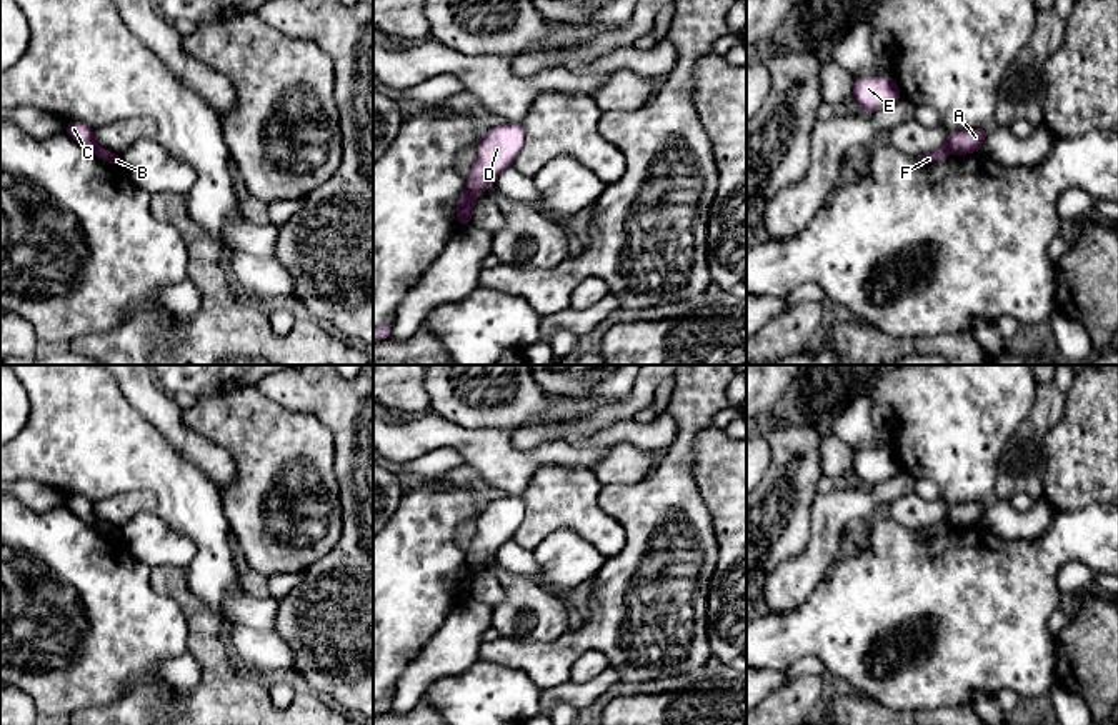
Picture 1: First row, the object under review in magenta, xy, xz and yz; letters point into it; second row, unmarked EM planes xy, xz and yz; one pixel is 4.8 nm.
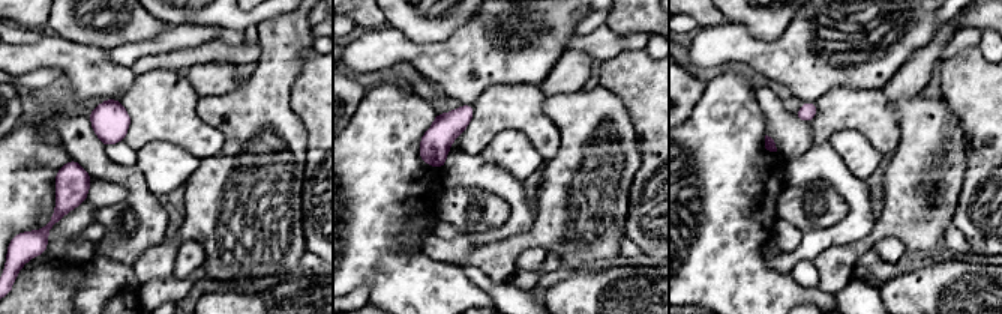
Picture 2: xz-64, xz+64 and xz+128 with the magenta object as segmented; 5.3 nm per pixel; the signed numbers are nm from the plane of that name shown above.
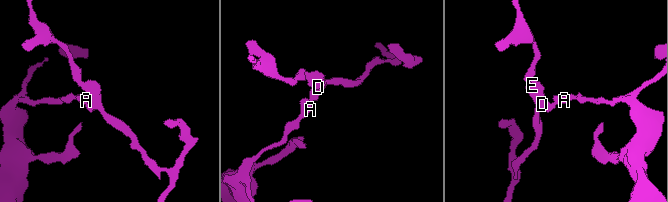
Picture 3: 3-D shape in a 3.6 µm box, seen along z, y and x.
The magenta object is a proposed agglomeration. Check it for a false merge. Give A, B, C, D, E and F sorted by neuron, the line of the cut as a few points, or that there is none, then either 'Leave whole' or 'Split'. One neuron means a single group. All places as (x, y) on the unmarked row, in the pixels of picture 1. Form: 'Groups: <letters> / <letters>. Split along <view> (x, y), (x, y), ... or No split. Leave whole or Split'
Groups: A C / B D E F. Split along xz (465, 562), (477, 569). Split

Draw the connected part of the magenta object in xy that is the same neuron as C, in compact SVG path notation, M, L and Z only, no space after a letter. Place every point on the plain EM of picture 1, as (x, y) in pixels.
M68 495L63 505L88 525L95 527L100 522L95 512L95 503L83 495Z

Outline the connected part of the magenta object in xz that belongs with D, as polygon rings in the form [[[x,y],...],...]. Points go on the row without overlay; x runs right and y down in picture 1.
[[[507,495],[485,505],[475,518],[477,532],[465,563],[480,568],[493,560],[497,550],[512,540],[515,530],[525,518],[525,503],[520,497]]]

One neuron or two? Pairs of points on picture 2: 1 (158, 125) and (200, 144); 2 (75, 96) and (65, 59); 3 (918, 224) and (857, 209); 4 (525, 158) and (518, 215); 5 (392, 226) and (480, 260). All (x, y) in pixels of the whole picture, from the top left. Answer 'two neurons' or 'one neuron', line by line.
1: one neuron
2: one neuron
3: two neurons
4: two neurons
5: two neurons

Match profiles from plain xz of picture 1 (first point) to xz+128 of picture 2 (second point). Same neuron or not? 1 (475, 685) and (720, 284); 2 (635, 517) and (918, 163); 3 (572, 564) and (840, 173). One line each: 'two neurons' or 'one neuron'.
1: one neuron
2: one neuron
3: two neurons

